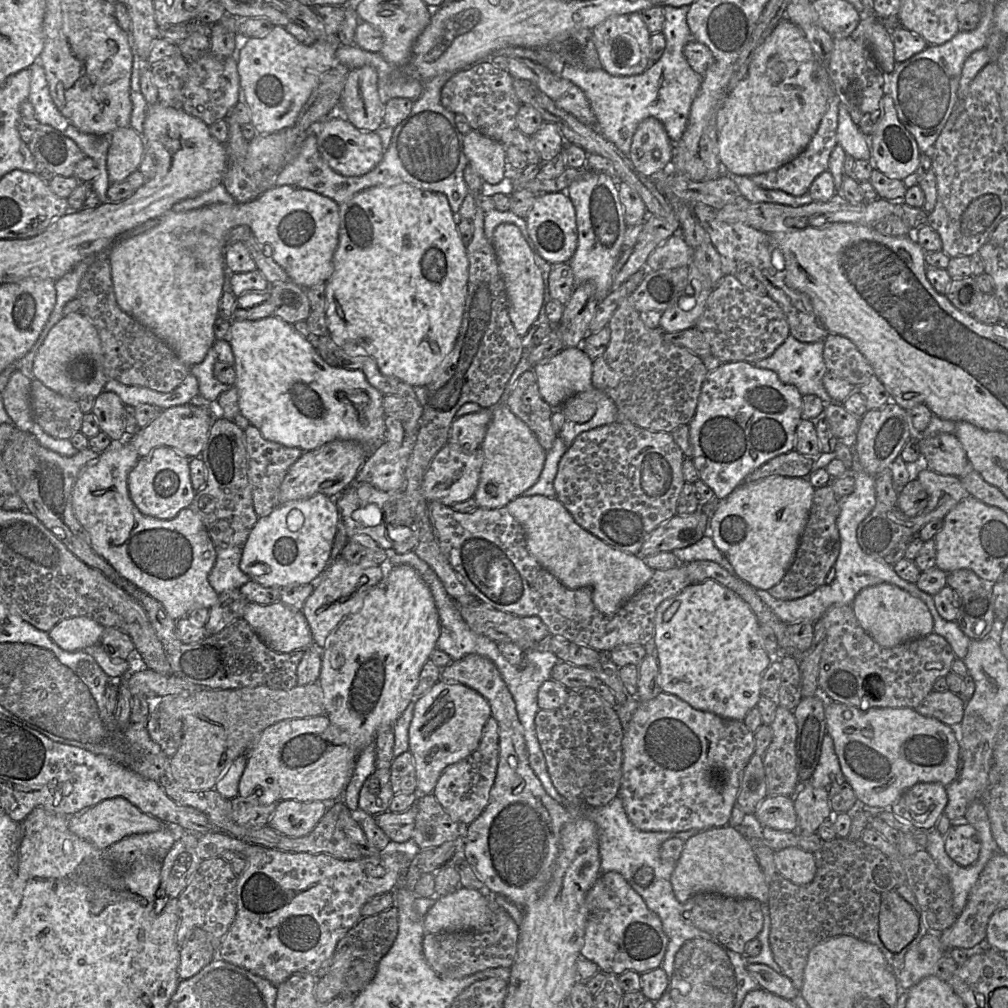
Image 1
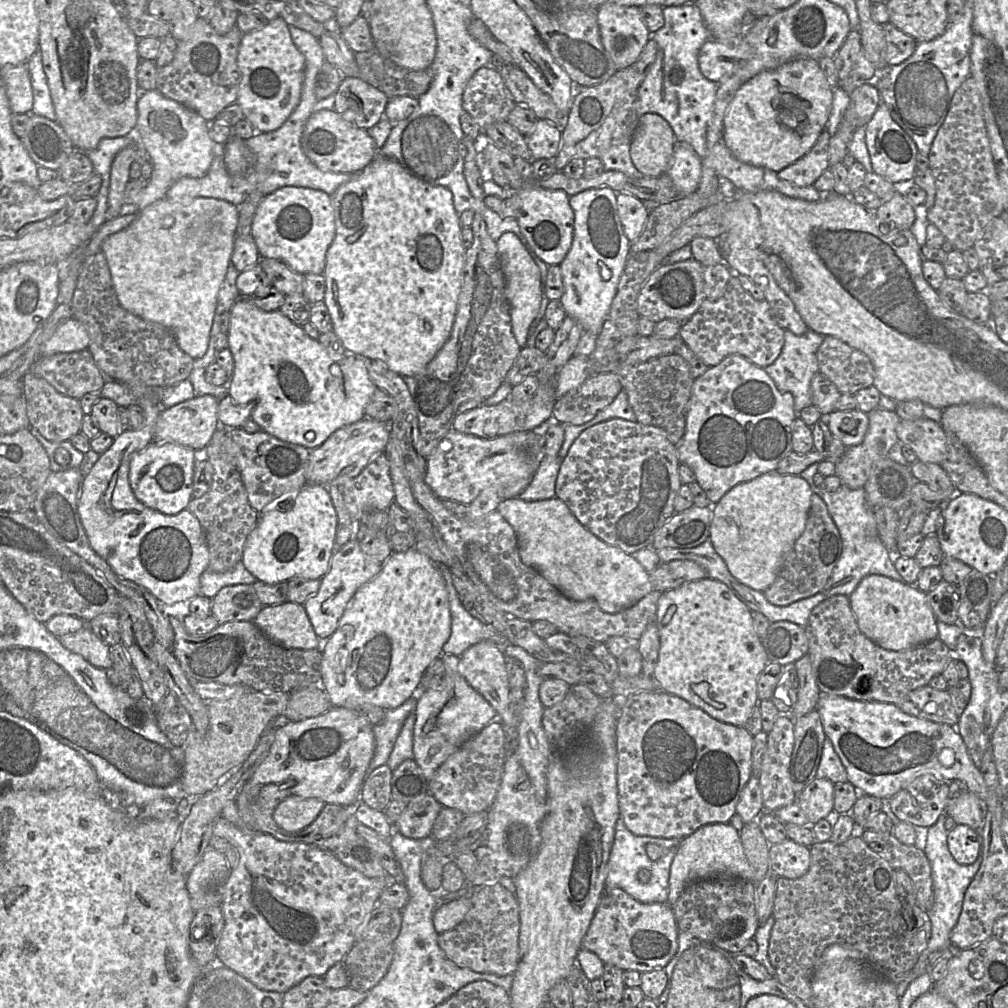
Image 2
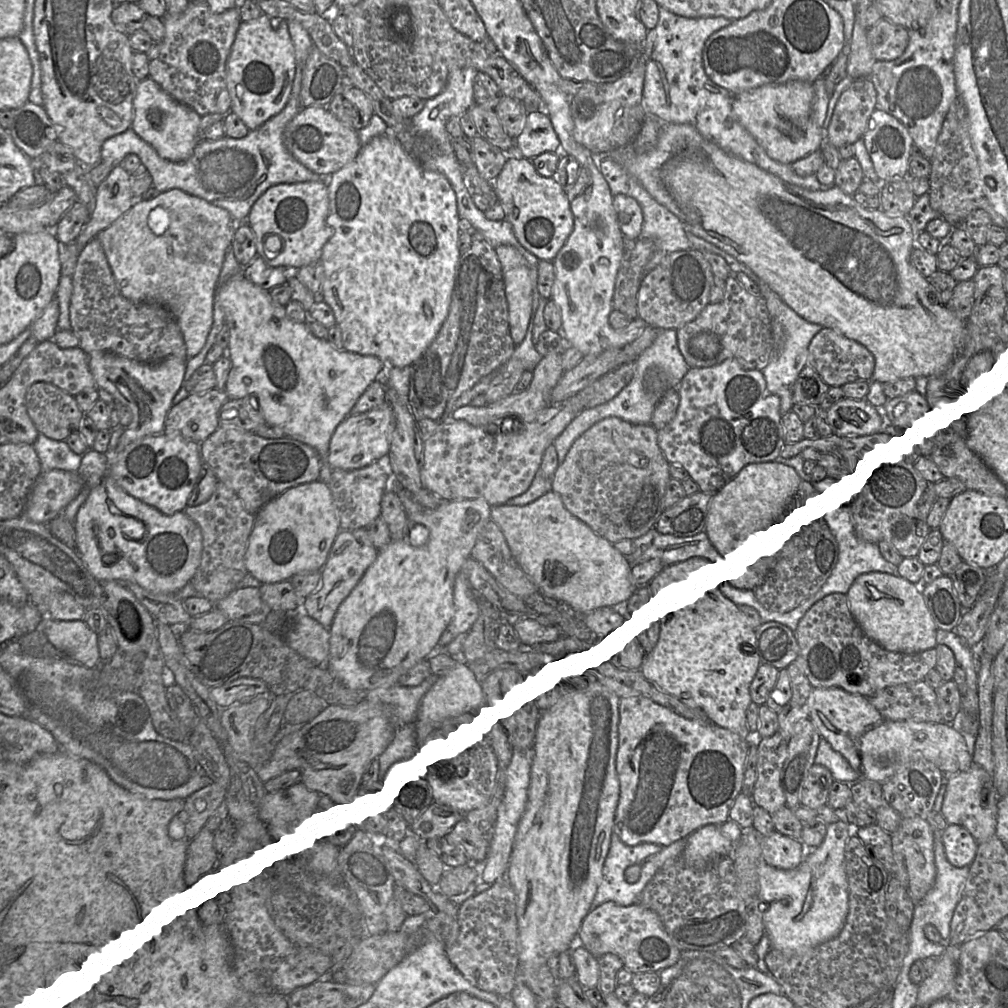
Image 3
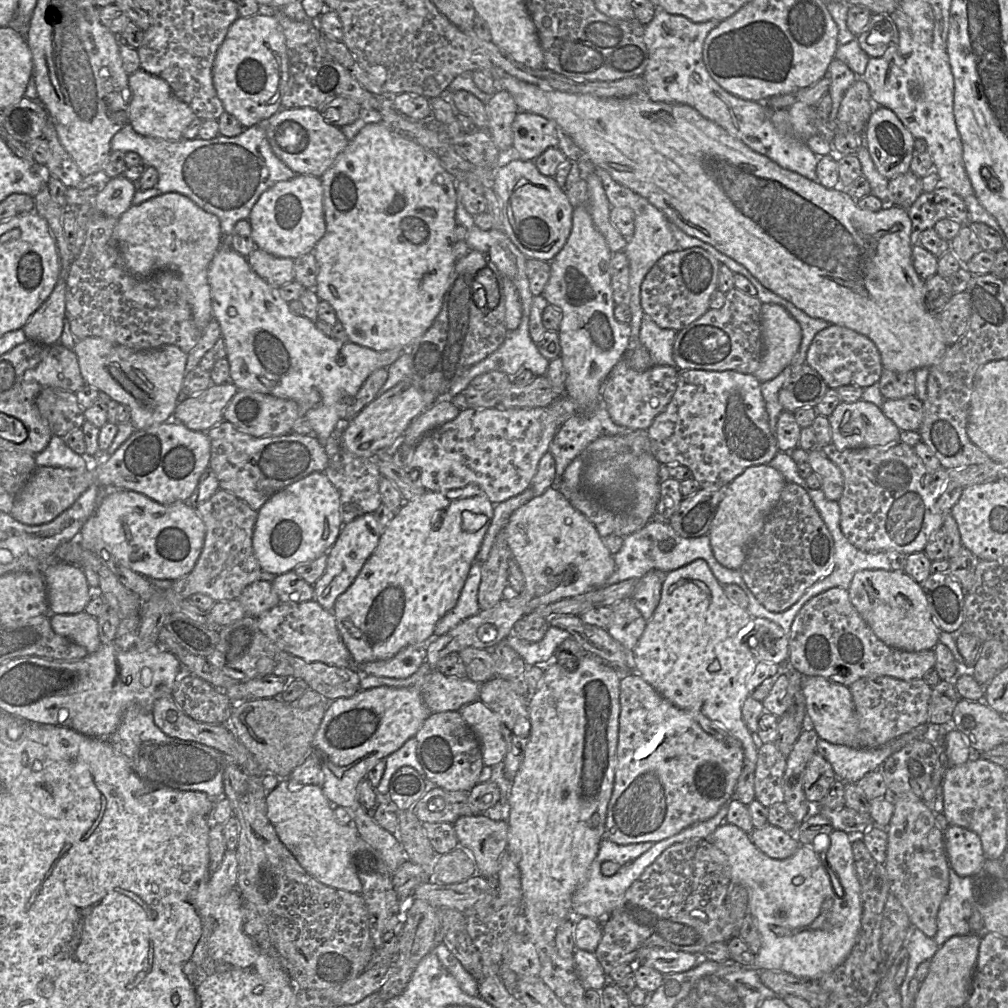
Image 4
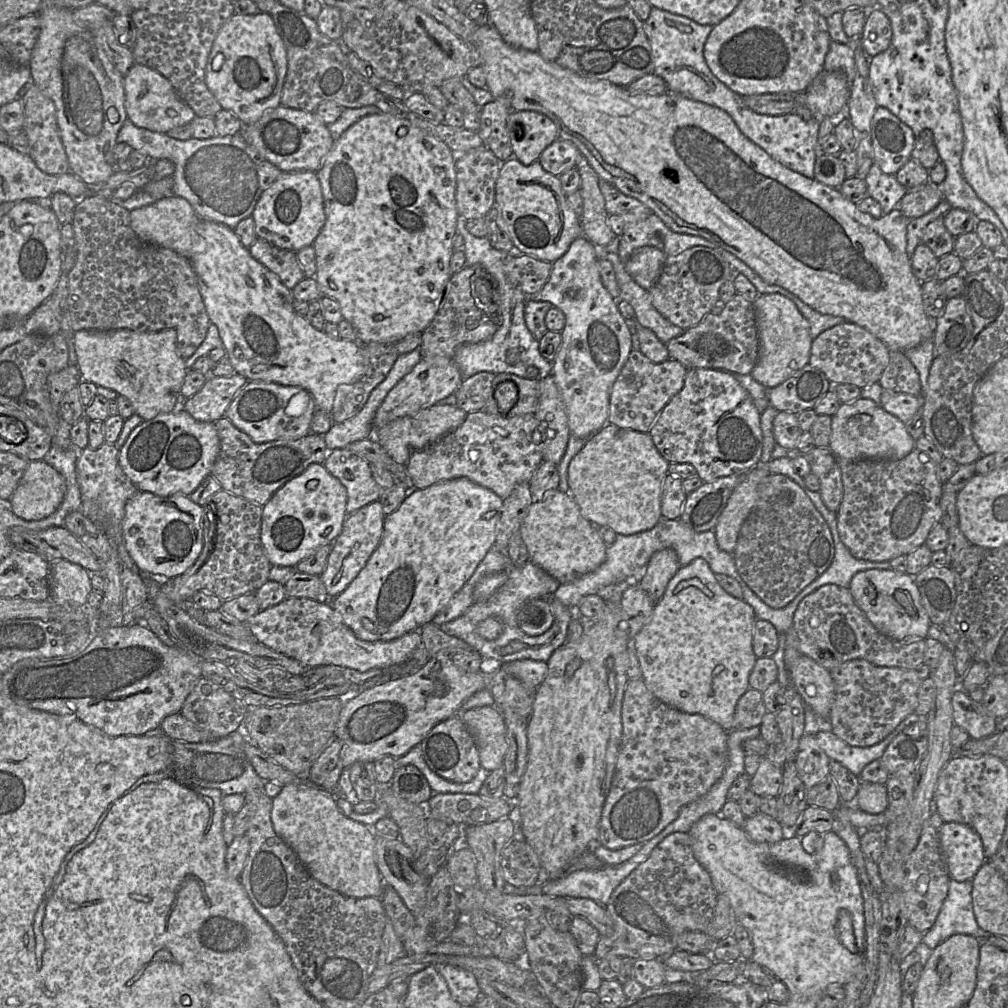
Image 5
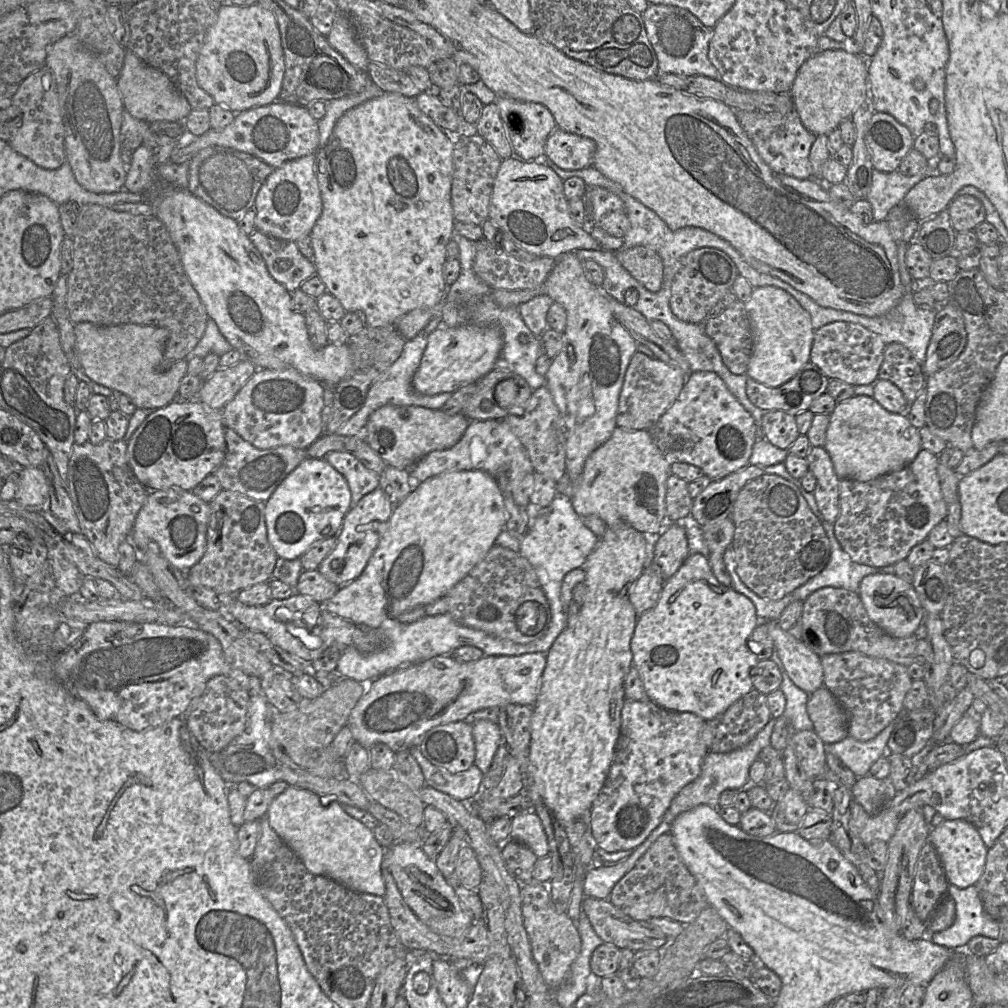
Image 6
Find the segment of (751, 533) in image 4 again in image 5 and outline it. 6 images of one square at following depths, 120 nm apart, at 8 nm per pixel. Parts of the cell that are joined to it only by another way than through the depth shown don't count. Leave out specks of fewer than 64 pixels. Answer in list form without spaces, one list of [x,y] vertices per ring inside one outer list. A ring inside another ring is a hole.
[[[757,465],[744,475],[742,482],[733,490],[714,528],[721,550],[734,553],[740,529],[758,502],[758,486],[769,475],[766,466]]]

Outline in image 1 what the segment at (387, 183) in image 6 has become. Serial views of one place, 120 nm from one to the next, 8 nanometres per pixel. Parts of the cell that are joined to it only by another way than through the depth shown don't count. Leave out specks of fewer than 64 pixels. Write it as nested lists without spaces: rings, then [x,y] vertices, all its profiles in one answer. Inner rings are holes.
[[[408,183],[368,188],[339,205],[339,242],[333,255],[333,273],[326,282],[325,316],[328,335],[340,347],[346,343],[357,344],[363,353],[376,361],[383,375],[395,377],[412,387],[427,386],[430,383],[435,370],[454,348],[460,332],[468,291],[469,261],[466,244],[462,242],[457,231],[457,215],[452,212],[444,194],[422,190]]]

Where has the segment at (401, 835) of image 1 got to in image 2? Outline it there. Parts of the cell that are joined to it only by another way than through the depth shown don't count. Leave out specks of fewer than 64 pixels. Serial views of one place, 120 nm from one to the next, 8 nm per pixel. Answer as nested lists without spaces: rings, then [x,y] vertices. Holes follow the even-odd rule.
[[[428,793],[422,799],[407,805],[394,824],[394,830],[414,840],[429,838],[442,807],[434,796]]]

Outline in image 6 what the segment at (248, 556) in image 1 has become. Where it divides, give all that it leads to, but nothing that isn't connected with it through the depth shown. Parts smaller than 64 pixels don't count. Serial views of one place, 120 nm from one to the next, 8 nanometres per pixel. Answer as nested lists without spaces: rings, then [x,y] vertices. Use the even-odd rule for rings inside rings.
[[[305,458],[265,502],[267,538],[279,558],[300,558],[316,543],[337,536],[351,508],[351,492],[345,477],[325,458]]]

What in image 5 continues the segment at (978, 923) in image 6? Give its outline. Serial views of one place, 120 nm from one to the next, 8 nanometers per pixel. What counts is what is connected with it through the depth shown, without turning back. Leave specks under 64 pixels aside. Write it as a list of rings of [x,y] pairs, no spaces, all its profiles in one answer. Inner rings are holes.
[[[950,879],[948,894],[933,926],[923,933],[922,942],[902,961],[902,974],[911,965],[917,963],[923,954],[930,954],[933,949],[952,935],[970,935],[981,941],[989,936],[977,924],[971,892],[972,880],[957,882]]]

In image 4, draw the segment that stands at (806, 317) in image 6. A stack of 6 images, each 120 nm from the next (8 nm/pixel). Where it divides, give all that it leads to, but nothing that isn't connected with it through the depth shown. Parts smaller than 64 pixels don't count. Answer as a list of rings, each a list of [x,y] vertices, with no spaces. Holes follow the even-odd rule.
[[[762,304],[760,324],[763,356],[753,375],[763,383],[775,379],[791,365],[800,347],[802,330],[789,312],[778,304]]]

